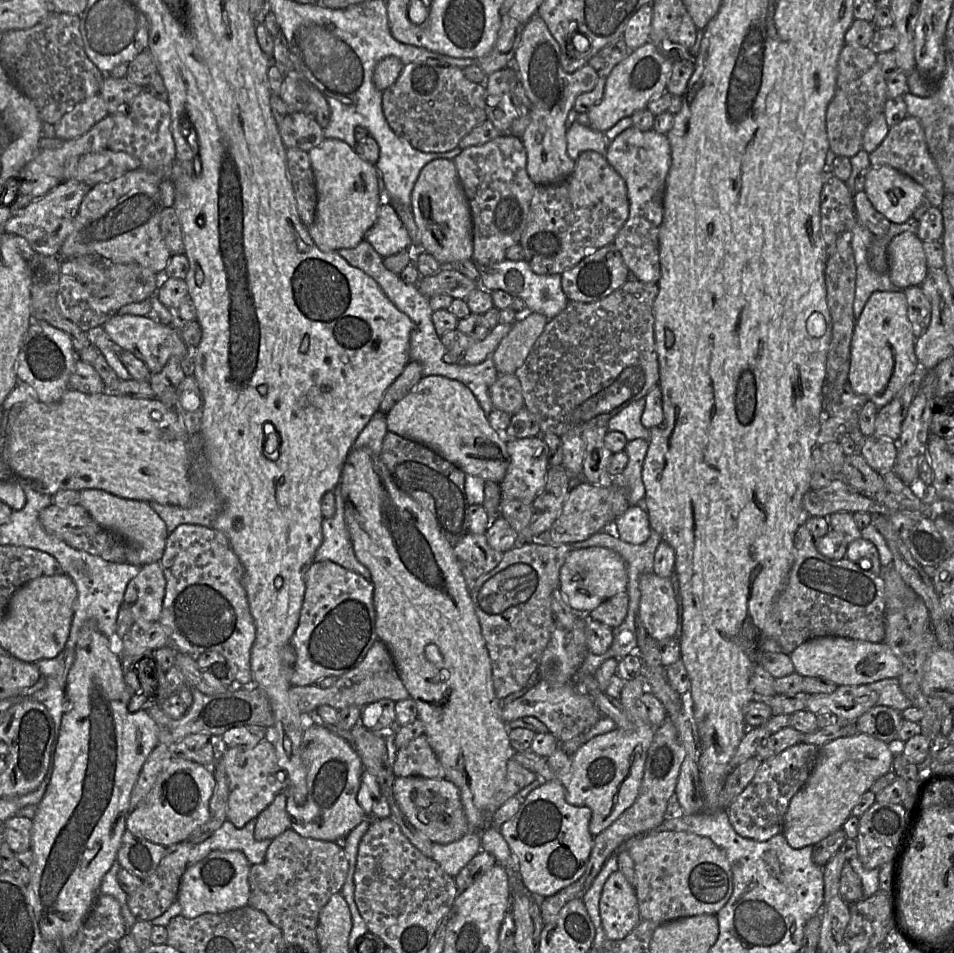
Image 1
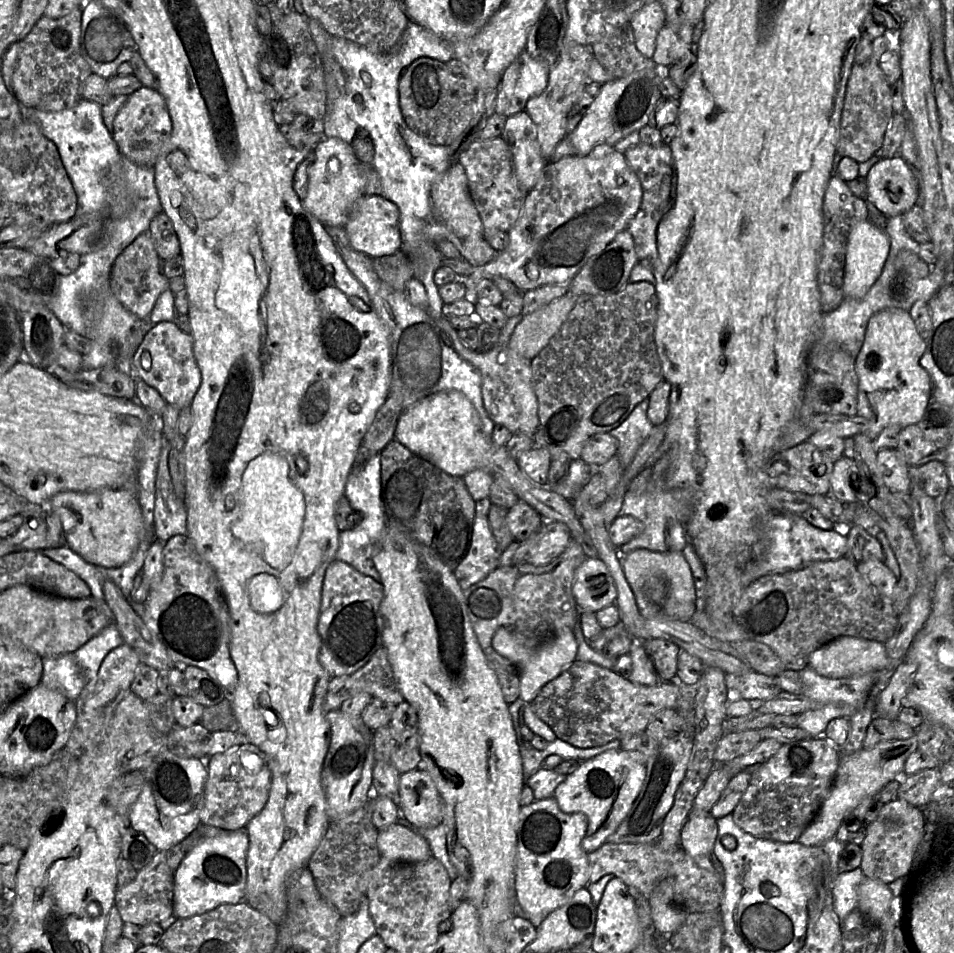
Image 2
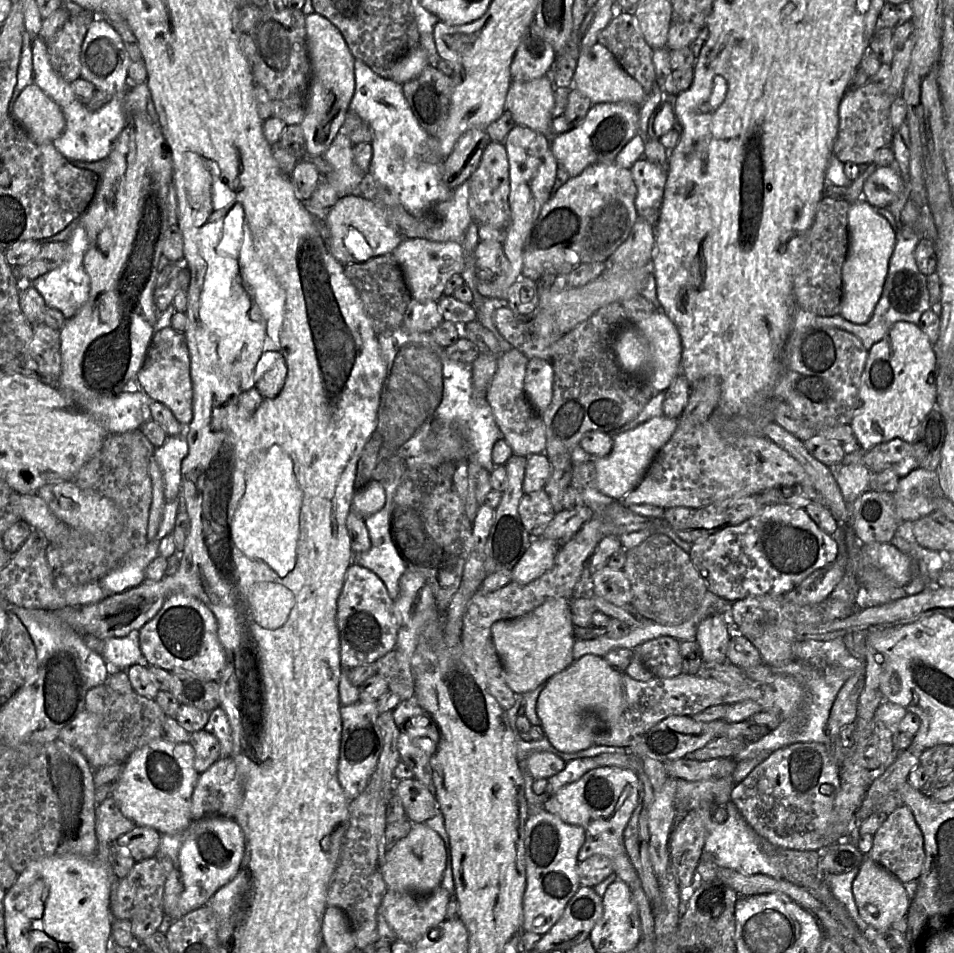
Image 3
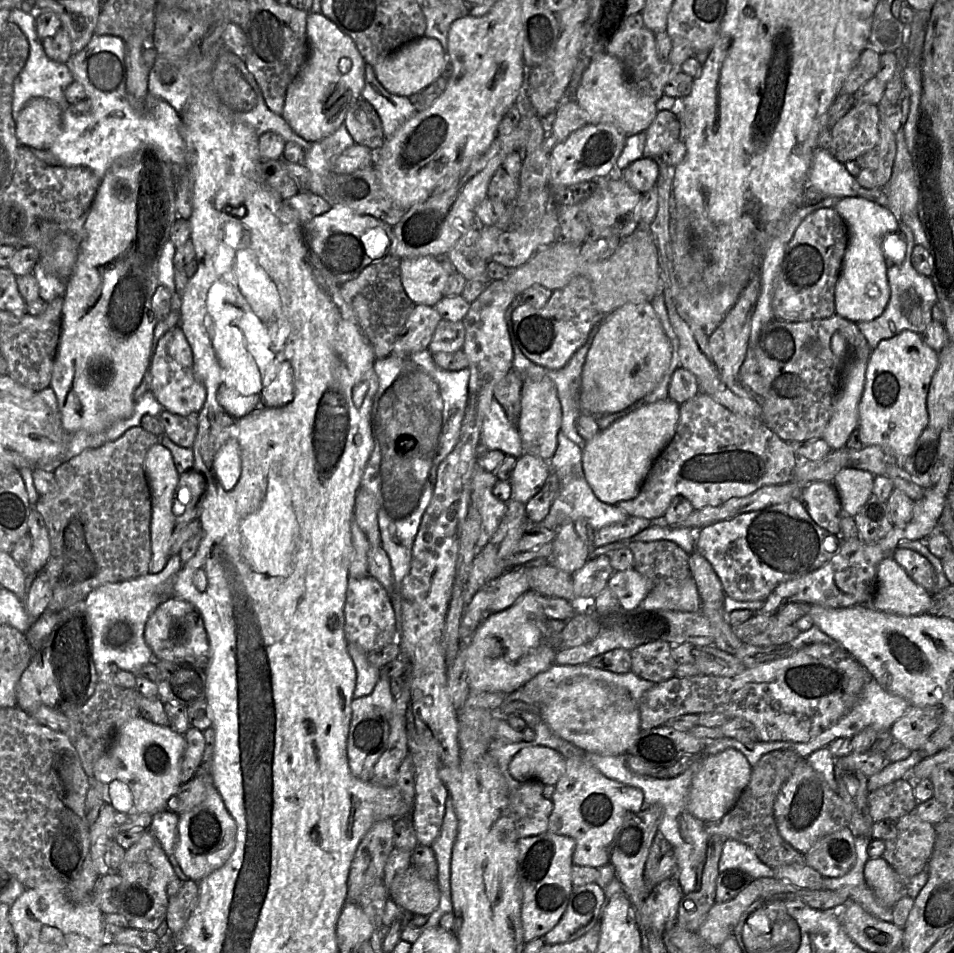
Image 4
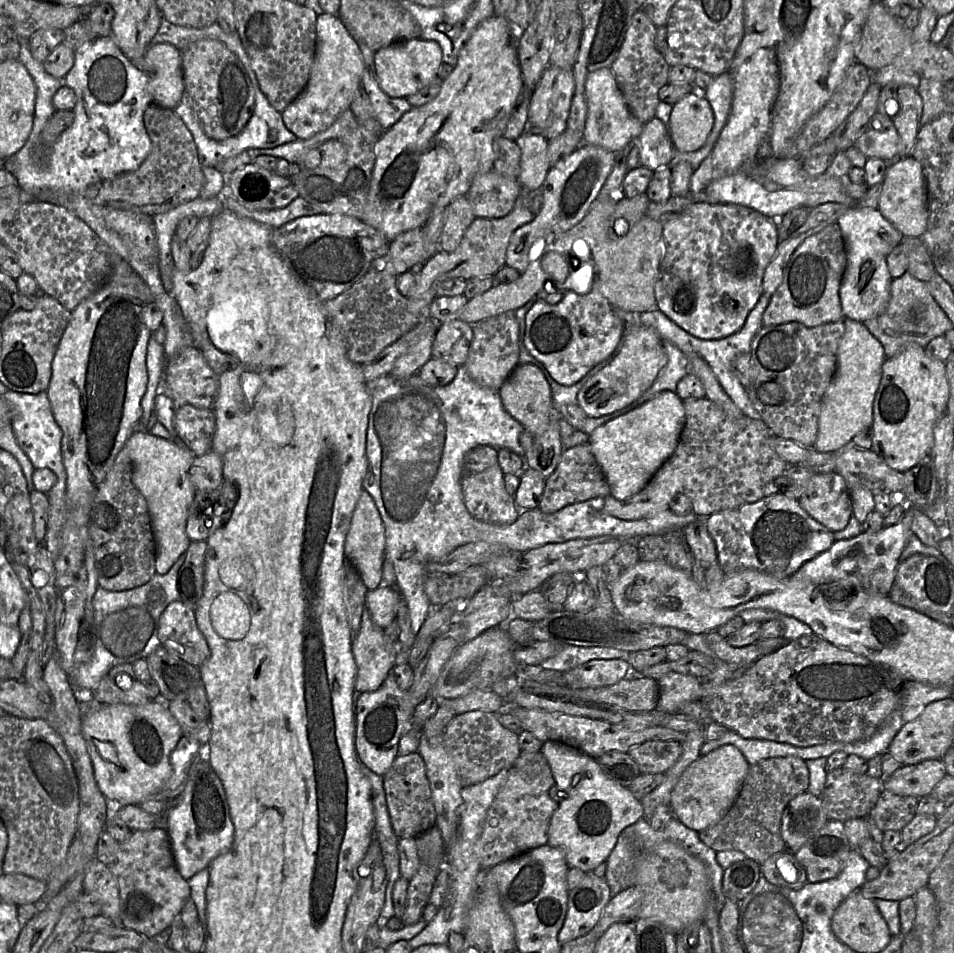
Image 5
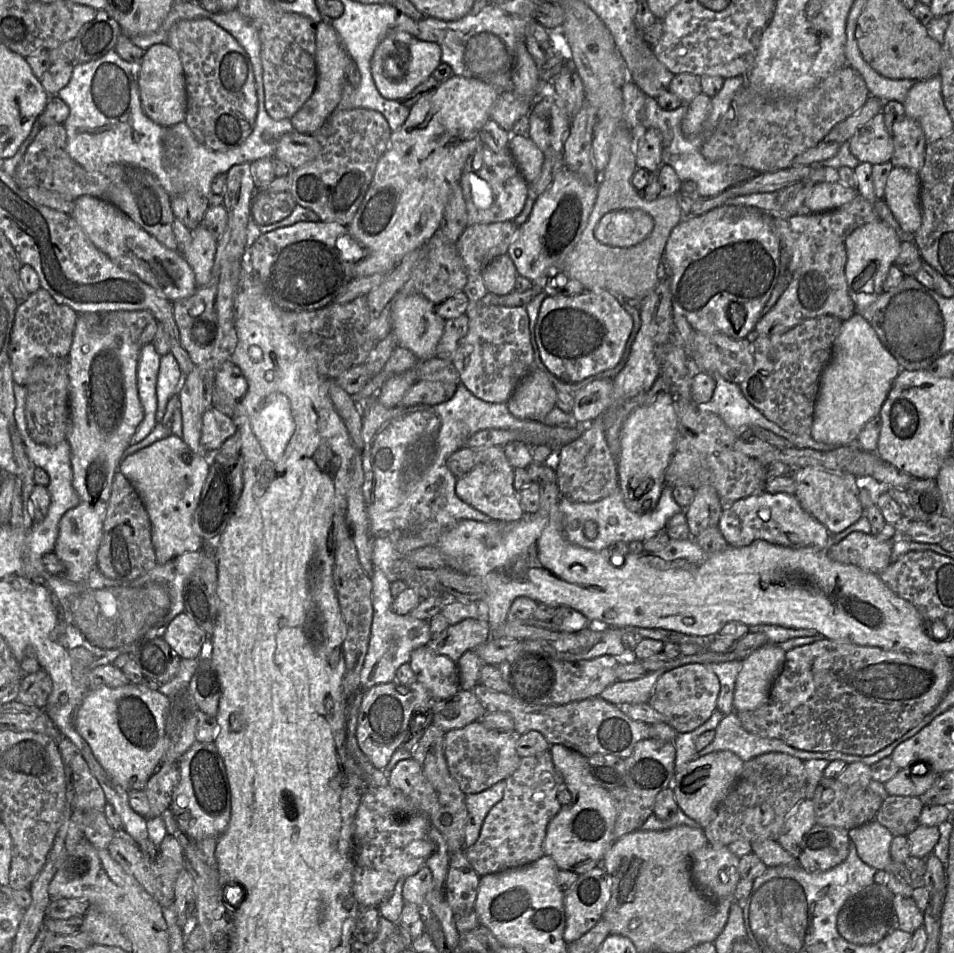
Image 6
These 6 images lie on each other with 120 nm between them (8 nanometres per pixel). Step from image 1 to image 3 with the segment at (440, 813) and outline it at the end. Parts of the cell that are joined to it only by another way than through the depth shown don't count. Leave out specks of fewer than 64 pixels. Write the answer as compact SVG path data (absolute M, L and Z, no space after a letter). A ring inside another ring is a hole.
M416 778L397 780L395 793L412 823L424 823L439 811L434 793Z

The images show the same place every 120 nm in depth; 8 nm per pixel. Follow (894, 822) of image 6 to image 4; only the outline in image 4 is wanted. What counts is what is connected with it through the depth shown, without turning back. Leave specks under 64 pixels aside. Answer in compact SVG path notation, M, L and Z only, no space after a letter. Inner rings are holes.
M908 778L897 779L868 796L869 812L874 822L885 819L897 821L914 812L917 804L914 783Z

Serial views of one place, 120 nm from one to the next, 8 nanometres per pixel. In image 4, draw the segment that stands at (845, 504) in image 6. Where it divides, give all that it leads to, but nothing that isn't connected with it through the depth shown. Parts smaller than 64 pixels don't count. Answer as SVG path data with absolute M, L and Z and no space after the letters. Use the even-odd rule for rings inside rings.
M833 481L813 482L804 486L800 501L817 525L840 535L840 517L843 510Z

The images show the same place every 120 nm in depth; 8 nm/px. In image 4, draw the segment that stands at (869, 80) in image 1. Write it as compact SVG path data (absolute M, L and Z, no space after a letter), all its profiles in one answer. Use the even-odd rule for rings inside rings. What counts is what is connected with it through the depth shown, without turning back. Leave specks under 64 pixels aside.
M856 103L829 130L829 152L839 162L856 161L880 142L878 105Z

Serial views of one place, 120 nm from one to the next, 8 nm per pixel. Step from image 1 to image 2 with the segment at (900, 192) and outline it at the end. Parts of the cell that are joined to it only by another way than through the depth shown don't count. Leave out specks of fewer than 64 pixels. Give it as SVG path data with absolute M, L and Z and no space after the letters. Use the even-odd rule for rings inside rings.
M901 155L875 163L866 184L867 201L887 217L903 215L917 204L919 180Z

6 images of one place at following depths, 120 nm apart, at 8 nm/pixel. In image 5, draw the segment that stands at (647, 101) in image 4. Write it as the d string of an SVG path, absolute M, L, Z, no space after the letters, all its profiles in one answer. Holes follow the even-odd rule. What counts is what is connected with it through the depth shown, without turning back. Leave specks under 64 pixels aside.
M600 68L588 74L585 82L587 117L583 142L603 147L615 154L636 140L644 124L630 112L611 68Z

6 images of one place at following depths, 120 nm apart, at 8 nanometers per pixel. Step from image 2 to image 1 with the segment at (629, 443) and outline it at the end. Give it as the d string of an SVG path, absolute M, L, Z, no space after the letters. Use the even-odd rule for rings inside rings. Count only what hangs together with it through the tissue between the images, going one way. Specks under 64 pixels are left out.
M645 397L631 402L609 419L607 423L608 429L624 433L628 441L645 439L650 443L650 430L645 428L641 422L645 405Z

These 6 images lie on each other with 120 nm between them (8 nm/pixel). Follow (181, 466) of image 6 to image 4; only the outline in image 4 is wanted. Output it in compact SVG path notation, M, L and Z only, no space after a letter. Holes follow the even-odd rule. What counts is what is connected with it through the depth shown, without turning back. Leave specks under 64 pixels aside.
M160 442L154 444L148 450L144 461L144 469L151 500L150 541L152 559L149 572L157 574L164 569L171 556L169 552L170 539L176 525L176 518L173 513L173 501L180 475L176 470L171 452L160 444Z

